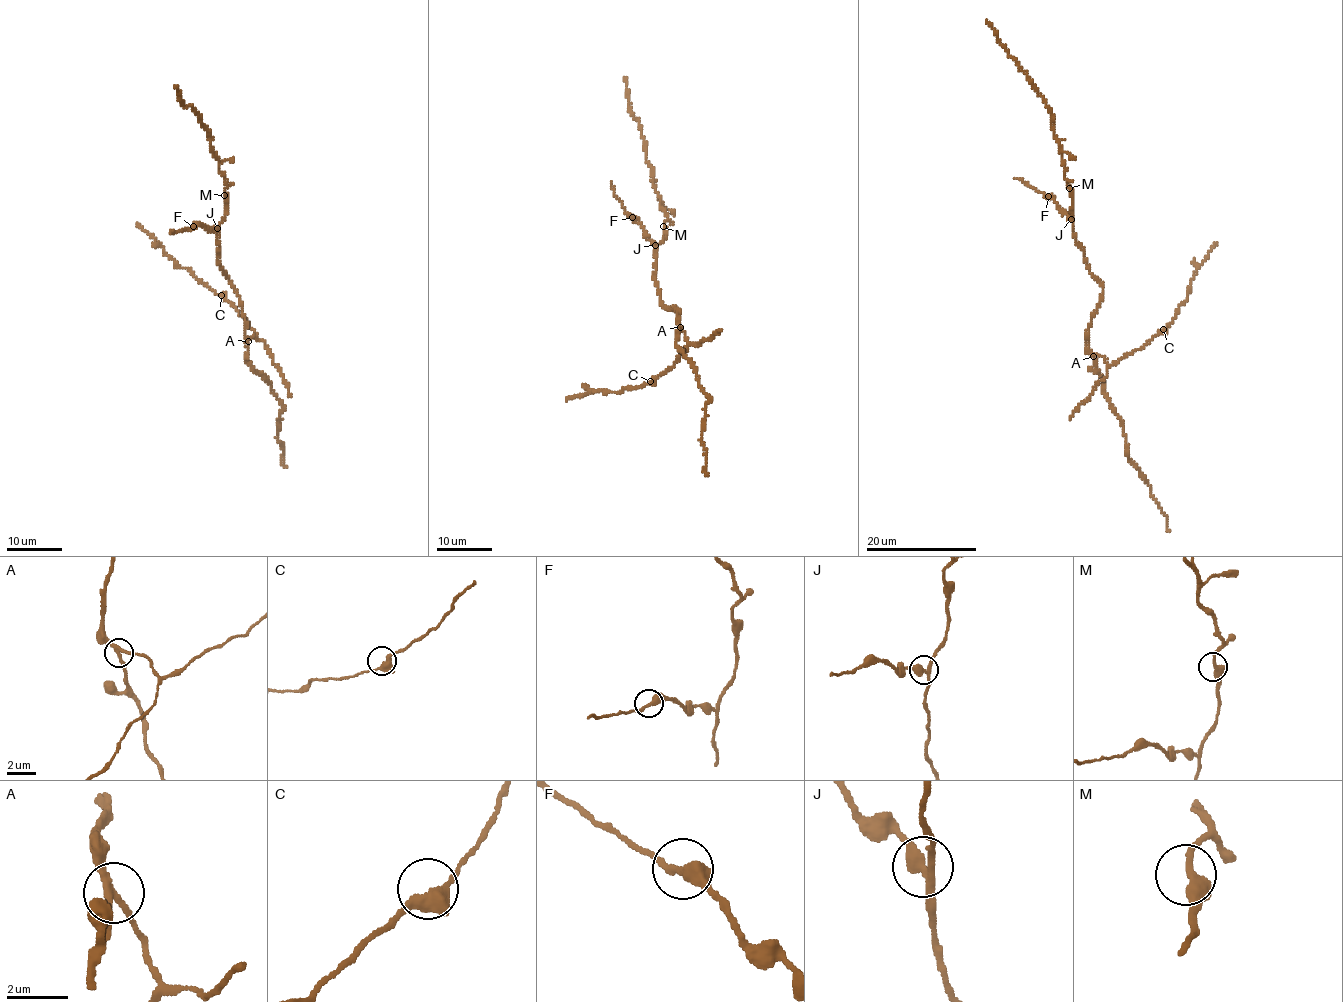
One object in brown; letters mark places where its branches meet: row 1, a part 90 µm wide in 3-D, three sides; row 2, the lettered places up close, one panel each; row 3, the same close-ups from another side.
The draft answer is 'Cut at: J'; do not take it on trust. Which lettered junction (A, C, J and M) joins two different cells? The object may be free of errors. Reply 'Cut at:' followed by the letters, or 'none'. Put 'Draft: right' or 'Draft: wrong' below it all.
Cut at: J
Draft: right

